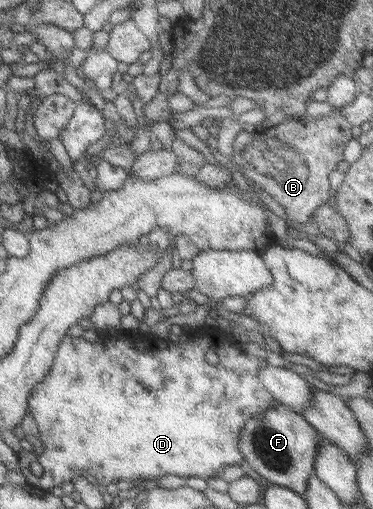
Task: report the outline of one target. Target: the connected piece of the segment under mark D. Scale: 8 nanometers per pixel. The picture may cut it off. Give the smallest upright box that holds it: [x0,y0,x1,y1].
[28,325,275,490]

